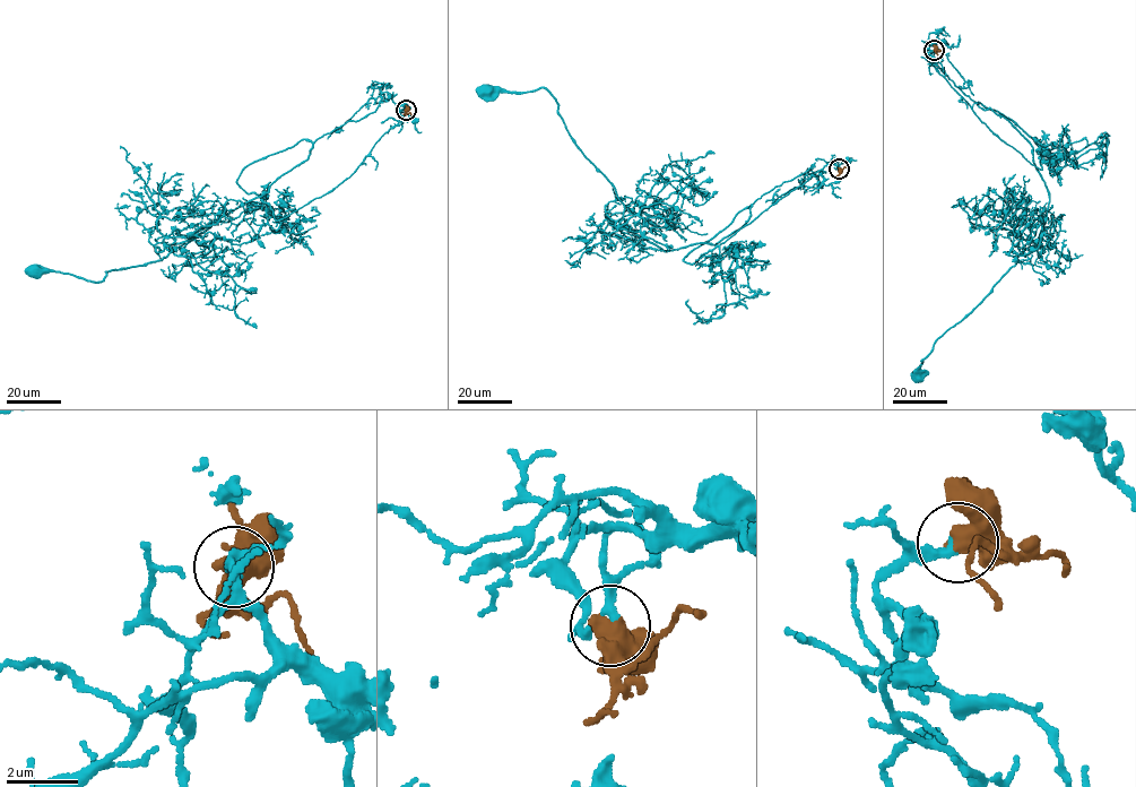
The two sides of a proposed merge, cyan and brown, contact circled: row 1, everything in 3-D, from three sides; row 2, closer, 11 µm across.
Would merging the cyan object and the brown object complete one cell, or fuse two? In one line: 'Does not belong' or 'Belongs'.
Belongs

